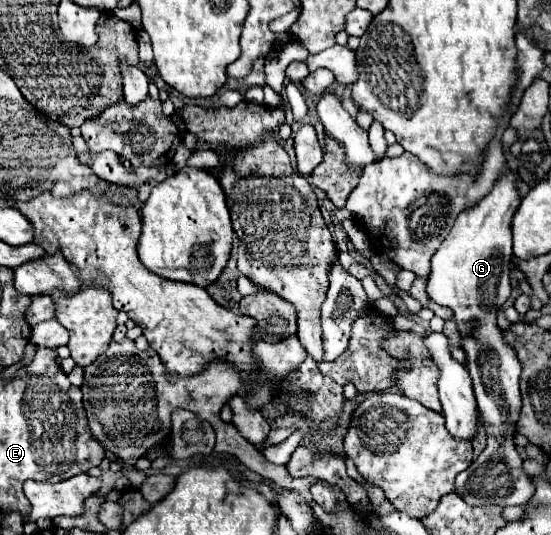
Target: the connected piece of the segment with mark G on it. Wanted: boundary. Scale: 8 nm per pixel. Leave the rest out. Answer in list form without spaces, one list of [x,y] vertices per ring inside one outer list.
[[[507,173],[495,187],[493,191],[483,197],[473,209],[465,209],[459,213],[451,233],[445,237],[441,243],[439,251],[431,259],[431,273],[427,279],[427,297],[431,297],[435,303],[449,307],[455,317],[455,325],[459,329],[459,335],[463,335],[463,351],[467,355],[465,367],[473,379],[473,391],[477,397],[479,413],[485,423],[487,431],[487,447],[483,453],[471,463],[469,469],[457,475],[455,487],[457,495],[463,497],[469,505],[527,505],[527,501],[535,493],[535,483],[533,479],[523,471],[523,459],[519,457],[519,451],[515,447],[515,425],[519,421],[519,409],[521,409],[521,393],[519,393],[519,377],[521,377],[521,365],[517,359],[515,349],[503,339],[503,331],[497,325],[497,311],[501,305],[509,299],[511,295],[511,283],[509,283],[509,271],[511,271],[511,221],[513,215],[521,203],[521,197],[515,189],[515,173]]]

